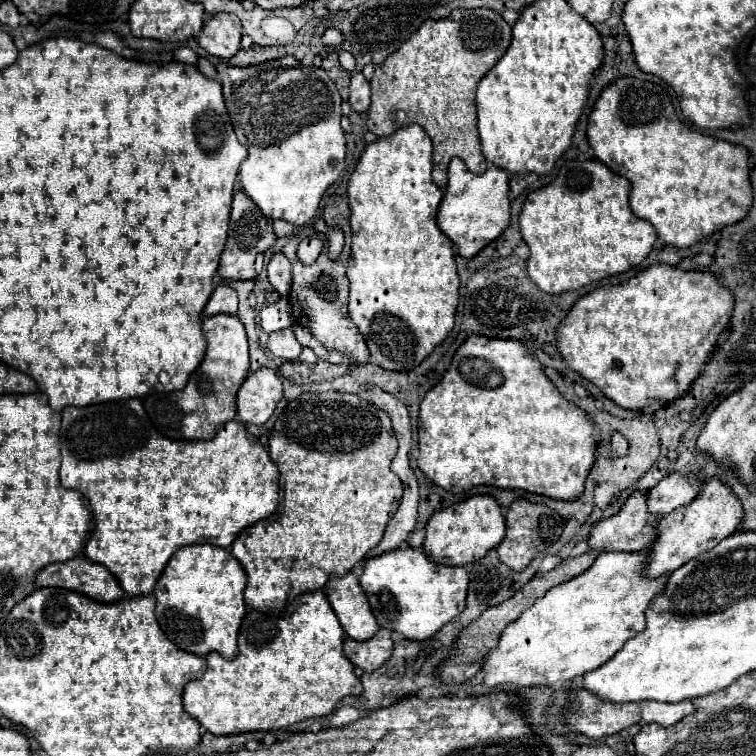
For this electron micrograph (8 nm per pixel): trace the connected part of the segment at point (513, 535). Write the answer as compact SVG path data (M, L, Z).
M525 498L515 500L505 516L505 524L507 524L507 534L501 540L501 544L497 546L499 558L505 566L509 566L511 570L525 570L525 566L543 550L547 550L549 544L553 544L561 532L563 532L563 524L565 520L561 516L555 516L555 512L545 506L545 504L533 504Z

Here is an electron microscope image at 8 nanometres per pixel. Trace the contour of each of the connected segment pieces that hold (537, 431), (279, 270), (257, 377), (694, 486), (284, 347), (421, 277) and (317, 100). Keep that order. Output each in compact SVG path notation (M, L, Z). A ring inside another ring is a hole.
M471 334L455 352L449 368L445 370L441 382L437 382L423 398L421 408L419 408L419 460L417 466L419 470L437 486L445 488L447 492L465 492L477 484L487 484L487 486L497 486L497 488L517 488L517 490L527 490L535 494L543 494L555 500L575 500L581 490L583 482L591 470L591 464L595 460L595 446L597 446L597 426L587 418L587 414L577 408L575 404L567 402L553 382L545 376L543 366L537 362L531 350L527 350L519 340L503 340L503 338L485 338L481 334Z
M277 252L277 254L271 256L271 260L267 264L267 276L269 276L271 286L279 294L283 294L283 296L289 294L289 286L291 286L291 264L285 258L285 254Z
M259 368L251 372L237 392L237 420L263 426L275 412L283 396L283 384L275 370Z
M671 474L647 492L647 506L651 516L665 518L673 510L687 506L697 494L699 480L687 480L681 474Z
M291 328L271 332L267 348L281 360L293 360L293 358L297 358L301 354L301 344L297 342Z
M417 124L395 130L367 144L347 184L351 208L351 258L347 278L351 282L349 314L371 352L371 360L385 370L409 372L445 340L455 322L459 300L459 276L451 240L437 228L435 214L443 192L431 180L431 138Z
M285 56L285 58L277 58L277 60L269 60L257 66L247 66L247 68L239 68L239 66L231 66L221 62L217 66L217 74L221 78L221 86L223 86L223 96L225 96L225 104L235 128L235 134L239 138L239 142L243 146L247 146L249 156L245 158L245 162L239 168L239 188L255 202L255 206L263 212L263 216L267 216L269 220L287 220L293 226L303 226L309 224L311 218L315 216L321 196L325 194L325 190L337 180L337 176L341 174L343 166L345 166L345 134L339 126L339 118L341 118L341 94L335 88L335 84L329 80L329 76L325 74L323 68L315 68L315 66L303 66L297 58L293 56Z

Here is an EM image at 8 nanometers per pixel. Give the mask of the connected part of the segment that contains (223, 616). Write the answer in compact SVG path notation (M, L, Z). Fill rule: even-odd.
M193 544L193 546L179 548L167 562L167 566L153 590L153 596L157 600L157 606L155 606L157 622L159 622L161 630L165 632L165 636L181 650L197 654L197 656L207 656L209 652L219 652L223 658L231 660L237 654L237 632L239 632L241 620L247 612L245 600L243 600L245 586L247 586L245 570L237 562L237 558L233 558L233 554L229 550L213 546L213 544Z

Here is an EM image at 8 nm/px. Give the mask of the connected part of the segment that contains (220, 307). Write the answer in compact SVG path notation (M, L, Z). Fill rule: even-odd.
M219 284L207 306L203 308L203 316L217 316L217 314L237 314L237 292L231 286Z

